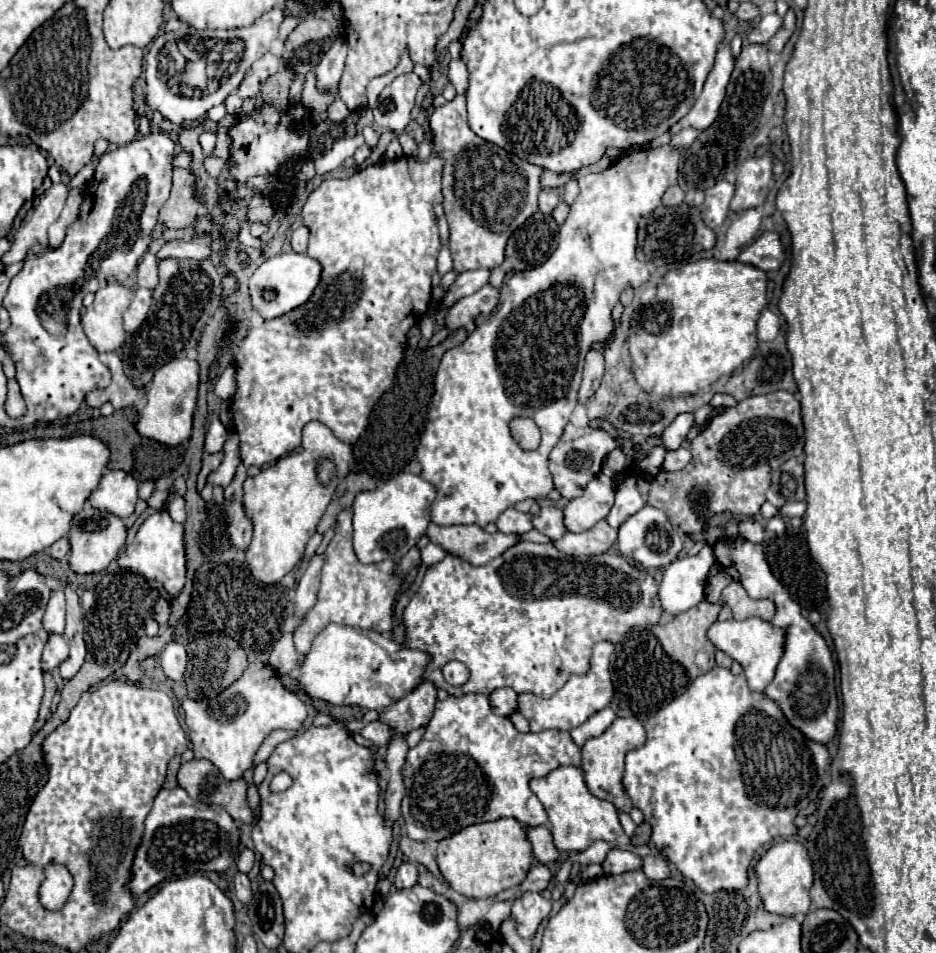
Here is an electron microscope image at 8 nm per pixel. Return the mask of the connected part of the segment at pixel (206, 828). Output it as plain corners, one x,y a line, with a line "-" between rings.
181,787
161,789
145,819
145,831
133,857
127,889
133,895
141,895
161,881
179,879
187,873
227,871
235,861
237,849
239,829
223,807
191,799

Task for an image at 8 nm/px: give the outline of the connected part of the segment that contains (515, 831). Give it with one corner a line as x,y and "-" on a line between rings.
497,819
469,825
453,837
437,843
437,865
443,879
461,895
473,899
489,899
497,893
519,885
531,867
533,853
525,839
525,829
517,819

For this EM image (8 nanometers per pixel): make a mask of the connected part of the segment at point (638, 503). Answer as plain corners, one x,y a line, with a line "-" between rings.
627,469
615,479
615,505
607,515
607,523
617,529
629,515
637,513
649,495
649,479
639,469

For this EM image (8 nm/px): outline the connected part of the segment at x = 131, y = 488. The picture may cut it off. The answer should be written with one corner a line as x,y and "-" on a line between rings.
105,471
97,489
89,495
95,509
109,511
121,519
129,517
137,501
137,481
125,471

